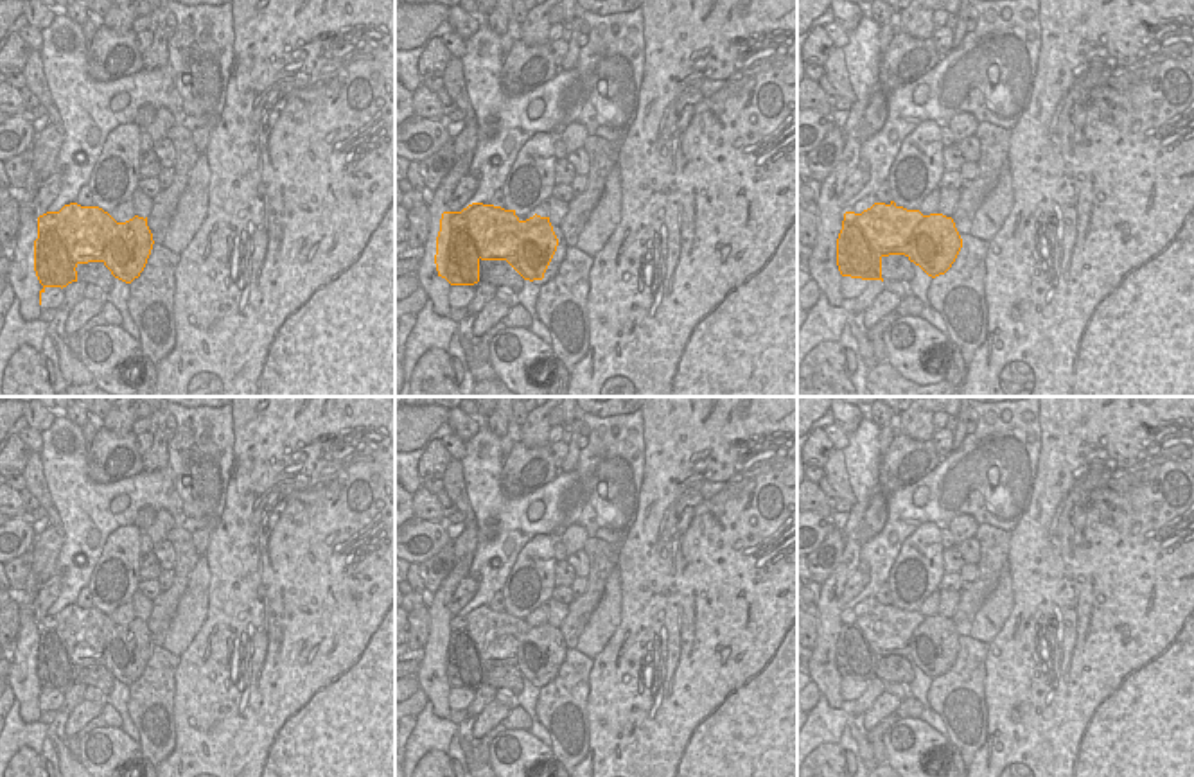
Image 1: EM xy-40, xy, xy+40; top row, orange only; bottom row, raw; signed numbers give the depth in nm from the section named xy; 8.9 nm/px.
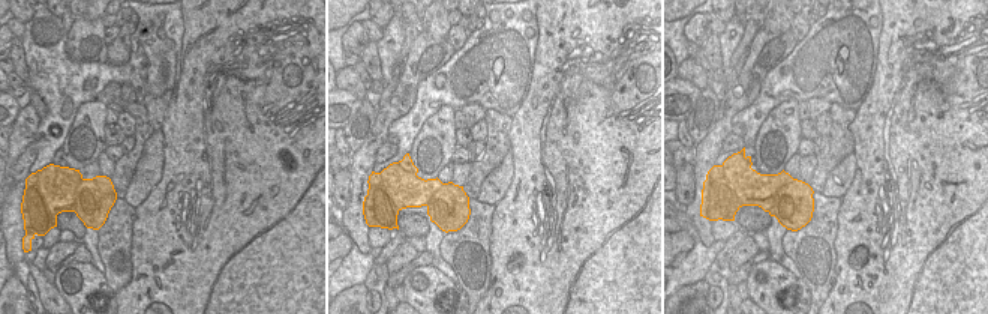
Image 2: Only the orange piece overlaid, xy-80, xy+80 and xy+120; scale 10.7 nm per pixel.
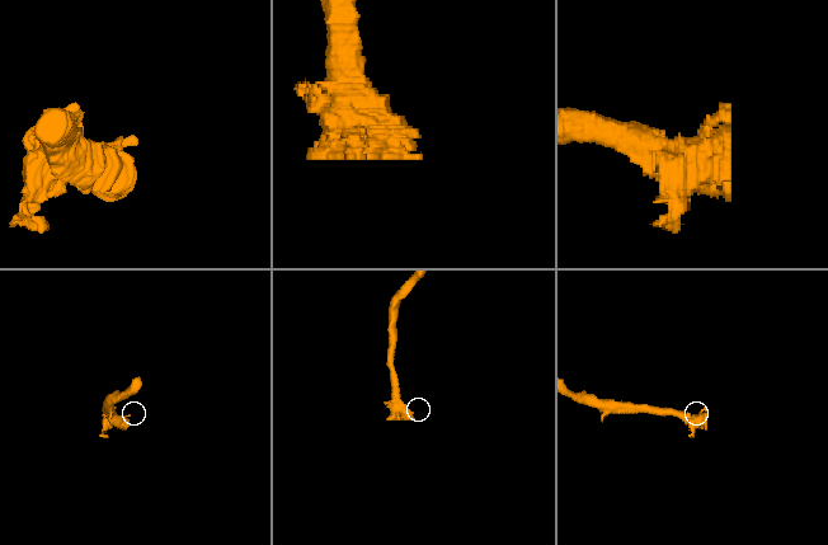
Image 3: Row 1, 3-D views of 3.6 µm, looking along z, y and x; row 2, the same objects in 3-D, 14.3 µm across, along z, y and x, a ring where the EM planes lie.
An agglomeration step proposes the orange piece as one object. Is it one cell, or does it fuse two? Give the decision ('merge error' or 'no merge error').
merge error

